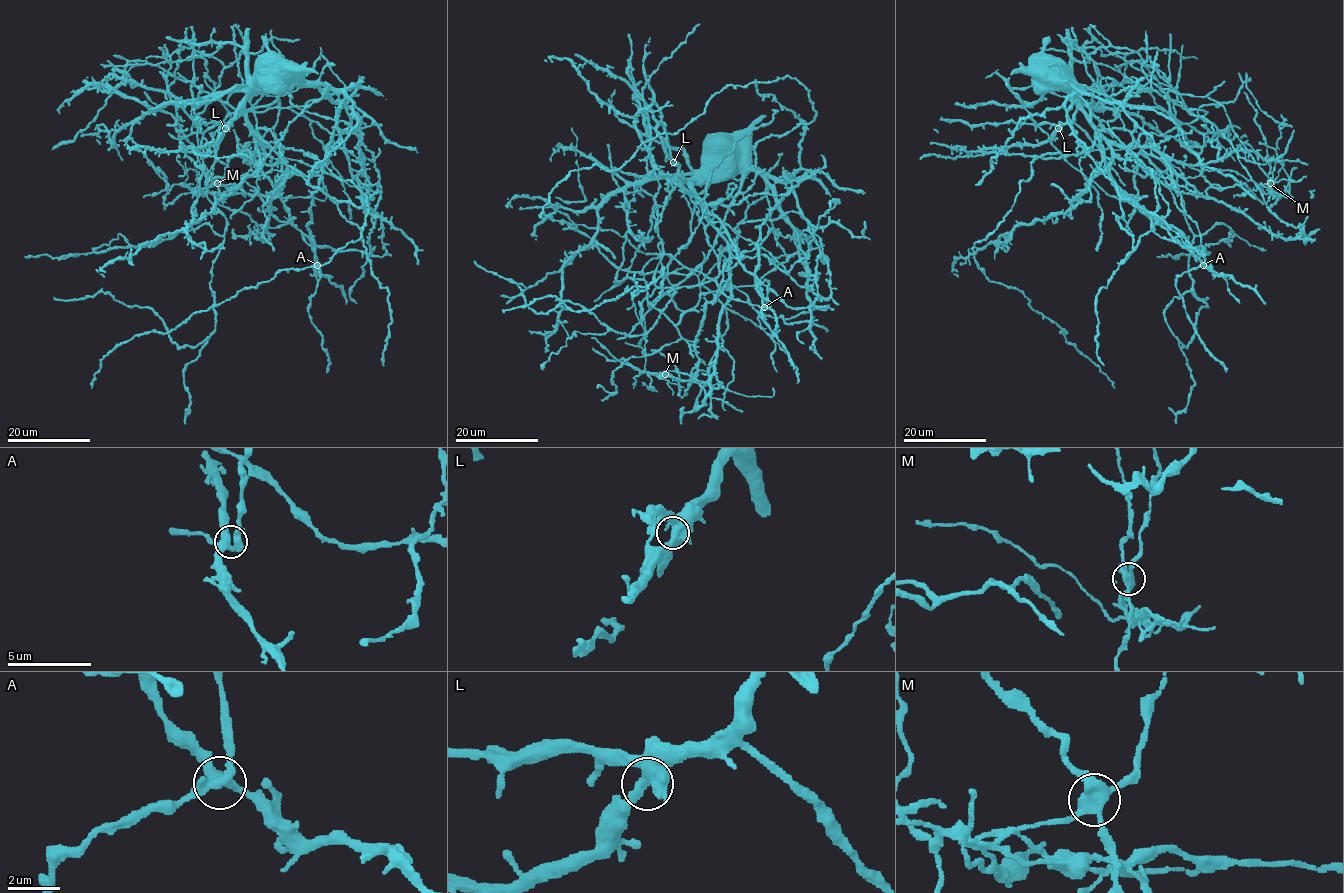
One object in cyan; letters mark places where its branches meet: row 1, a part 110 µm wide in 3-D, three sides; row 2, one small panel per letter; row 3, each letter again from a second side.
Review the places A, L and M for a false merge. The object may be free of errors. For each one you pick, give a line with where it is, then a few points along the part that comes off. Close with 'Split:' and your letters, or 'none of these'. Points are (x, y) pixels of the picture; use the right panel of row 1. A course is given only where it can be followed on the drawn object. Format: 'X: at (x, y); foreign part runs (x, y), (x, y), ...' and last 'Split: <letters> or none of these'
M: at (1270, 183); foreign part runs (1269, 184), (1271, 193), (1292, 197), (1292, 200), (1284, 186)
Split: M

